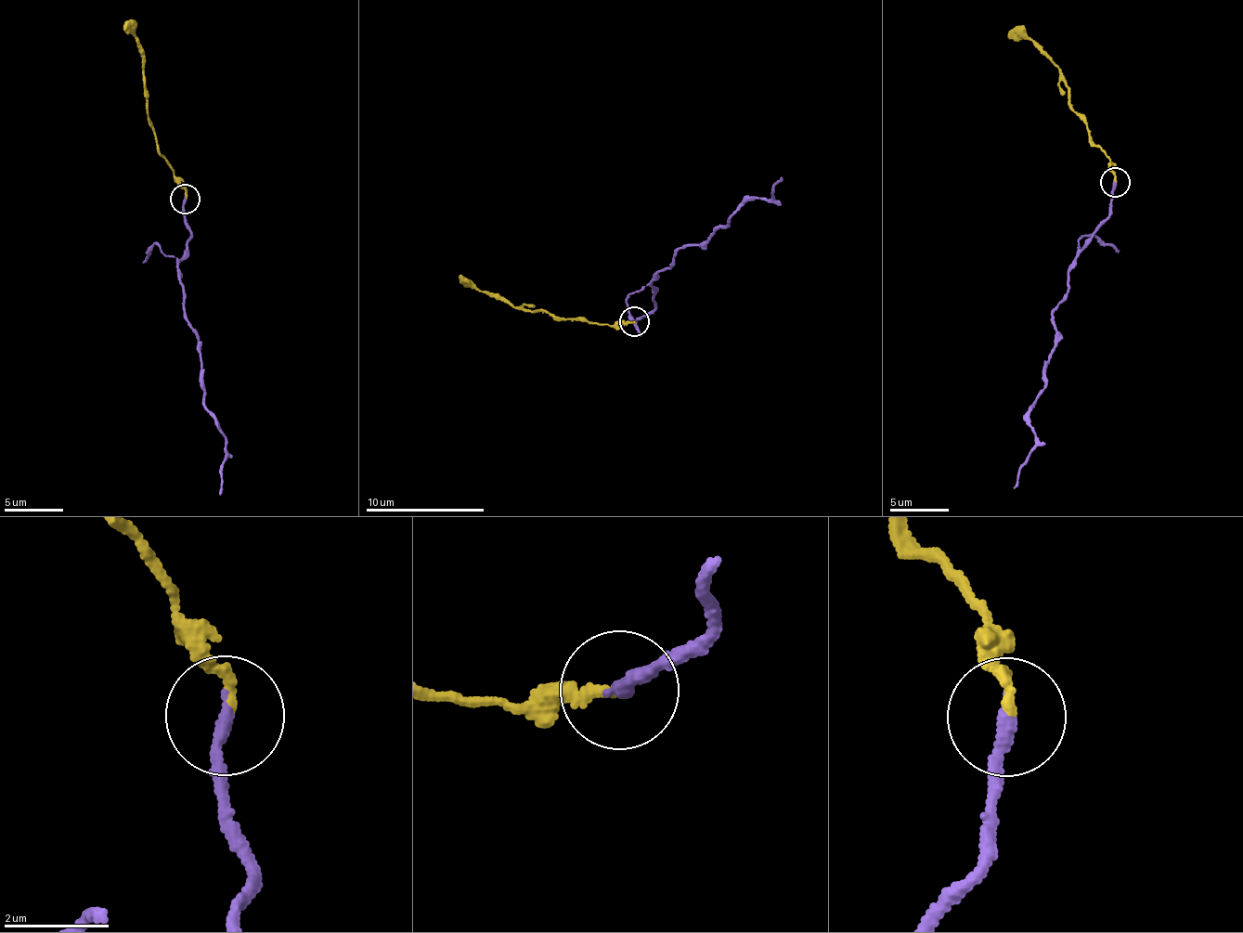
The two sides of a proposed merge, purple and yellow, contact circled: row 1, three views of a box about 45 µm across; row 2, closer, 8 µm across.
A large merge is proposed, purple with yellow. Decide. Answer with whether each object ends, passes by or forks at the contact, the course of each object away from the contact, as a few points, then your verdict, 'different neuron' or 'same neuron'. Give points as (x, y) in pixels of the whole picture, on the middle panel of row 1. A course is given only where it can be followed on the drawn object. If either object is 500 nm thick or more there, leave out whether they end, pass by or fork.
purple ends; yellow ends; course purple (634, 322), (653, 312), (653, 281), (675, 265), (678, 250), (710, 240), (746, 202), (773, 199), (782, 178); course yellow (634, 322), (600, 325), (512, 306), (459, 276); different neuron

